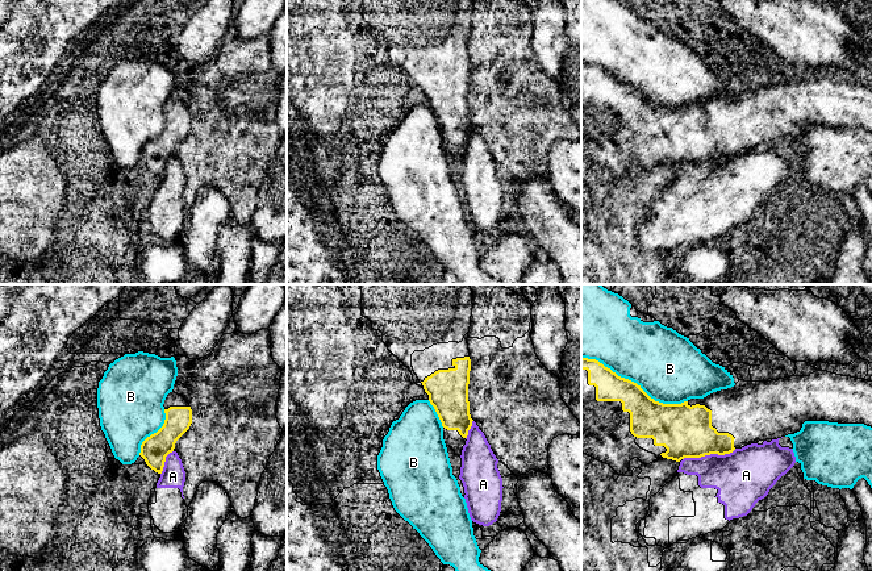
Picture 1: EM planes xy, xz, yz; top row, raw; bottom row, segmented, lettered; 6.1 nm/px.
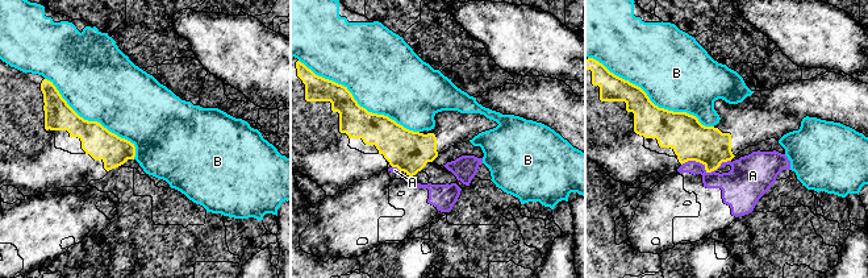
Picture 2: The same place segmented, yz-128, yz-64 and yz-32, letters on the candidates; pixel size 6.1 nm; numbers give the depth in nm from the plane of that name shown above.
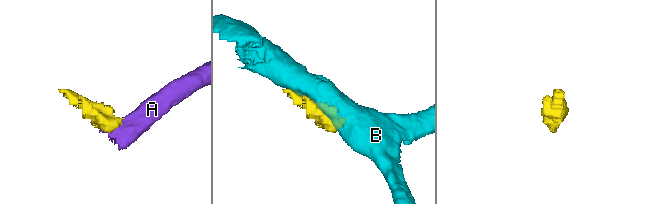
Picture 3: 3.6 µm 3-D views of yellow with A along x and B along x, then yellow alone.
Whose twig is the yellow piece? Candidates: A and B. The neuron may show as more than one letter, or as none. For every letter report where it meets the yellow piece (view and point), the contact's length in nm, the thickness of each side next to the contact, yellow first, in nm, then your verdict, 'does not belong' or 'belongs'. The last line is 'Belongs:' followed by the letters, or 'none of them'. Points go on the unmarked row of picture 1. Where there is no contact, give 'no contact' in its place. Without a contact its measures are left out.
A: yz (709, 159) | 340 nm | 320/340 nm | does not belong
B: yz (633, 87) | 700 nm | 240/420 nm | does not belong
Belongs: none of them

